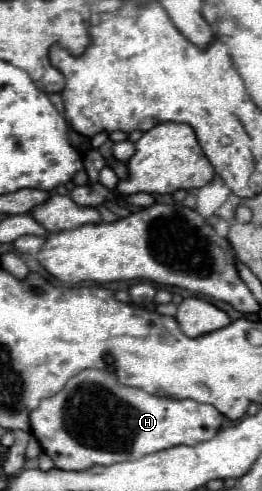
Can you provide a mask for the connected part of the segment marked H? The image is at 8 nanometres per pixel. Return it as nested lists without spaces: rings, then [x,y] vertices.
[[[85,369],[71,377],[67,385],[53,397],[43,399],[41,405],[31,411],[31,431],[41,441],[43,451],[53,459],[59,469],[89,469],[93,465],[113,465],[119,461],[139,459],[147,453],[163,451],[175,445],[193,445],[213,439],[223,423],[223,415],[213,405],[203,405],[191,399],[169,399],[153,397],[141,389],[125,387],[109,371]]]

